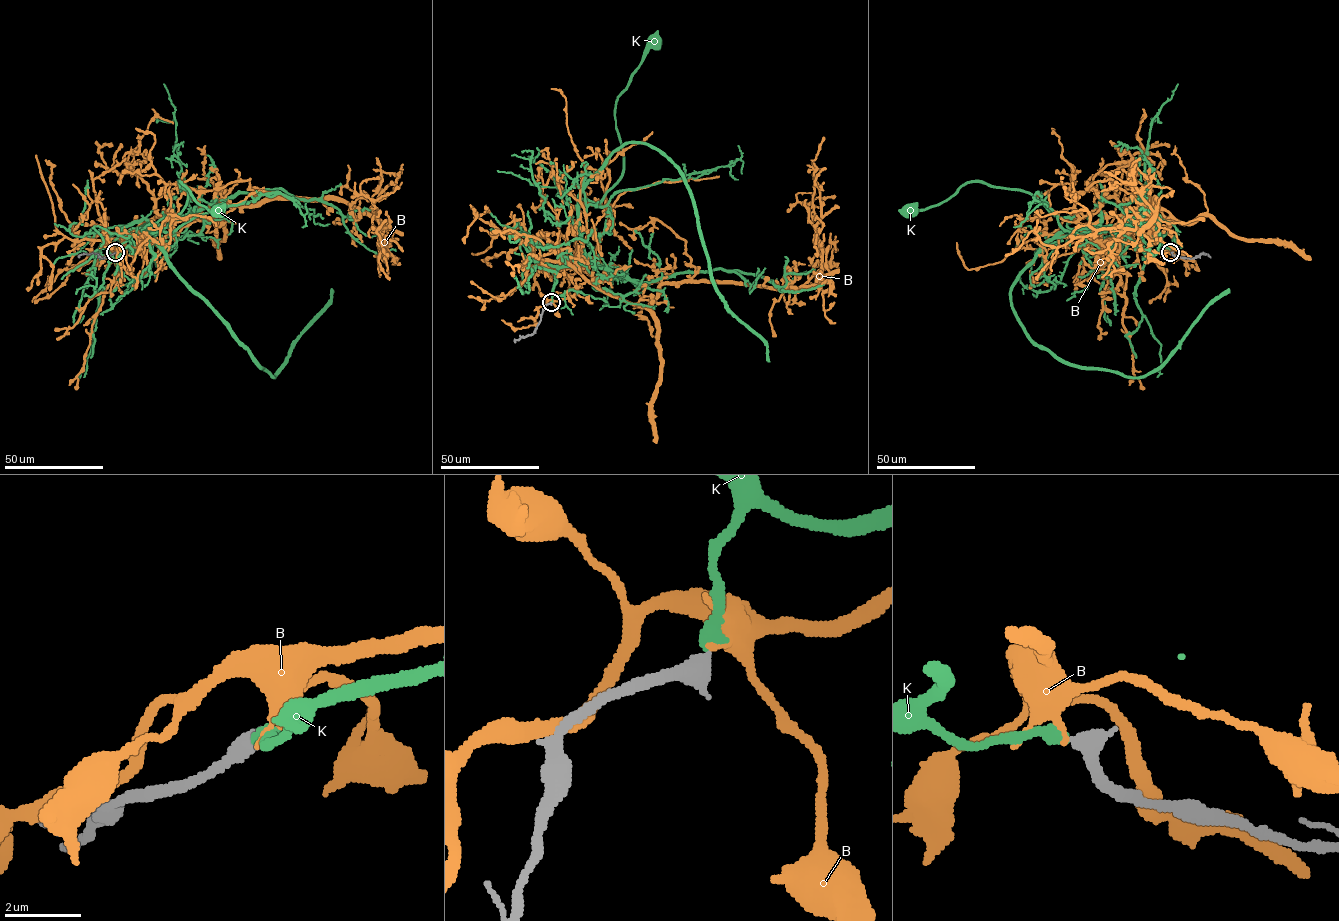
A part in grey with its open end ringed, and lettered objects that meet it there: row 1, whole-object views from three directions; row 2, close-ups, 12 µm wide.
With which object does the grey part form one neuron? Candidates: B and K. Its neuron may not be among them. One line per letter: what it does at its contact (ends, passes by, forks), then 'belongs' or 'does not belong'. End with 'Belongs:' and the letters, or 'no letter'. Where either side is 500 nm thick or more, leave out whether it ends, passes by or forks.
B: it ends there; does not belong
K: belongs
Belongs: K

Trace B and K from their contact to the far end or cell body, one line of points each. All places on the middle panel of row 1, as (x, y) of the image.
B: (551, 302), (587, 281), (646, 306), (660, 285), (687, 281), (812, 285), (821, 275), (812, 162), (823, 137)
K: (551, 302), (556, 270), (576, 266), (583, 258), (579, 202), (598, 202), (622, 176), (615, 102), (656, 41)

